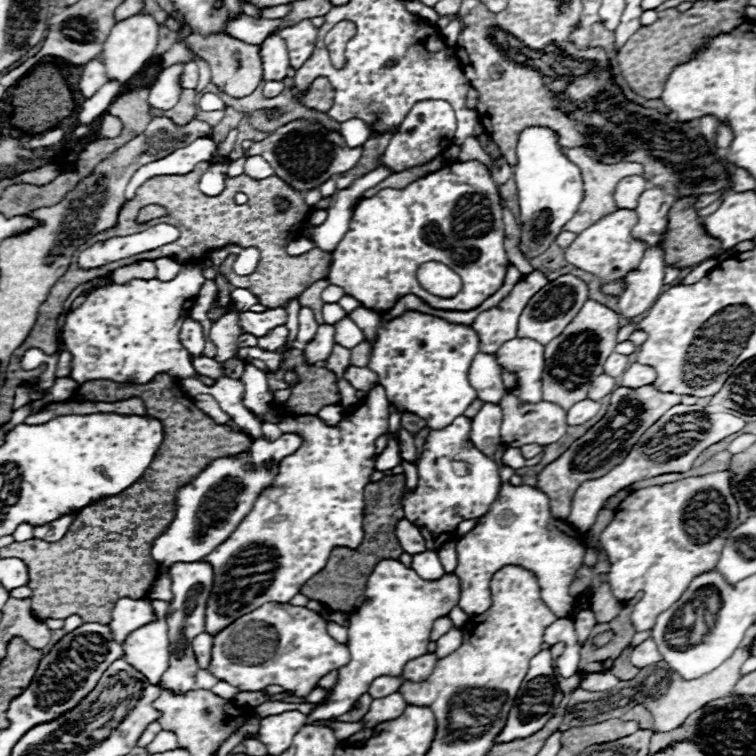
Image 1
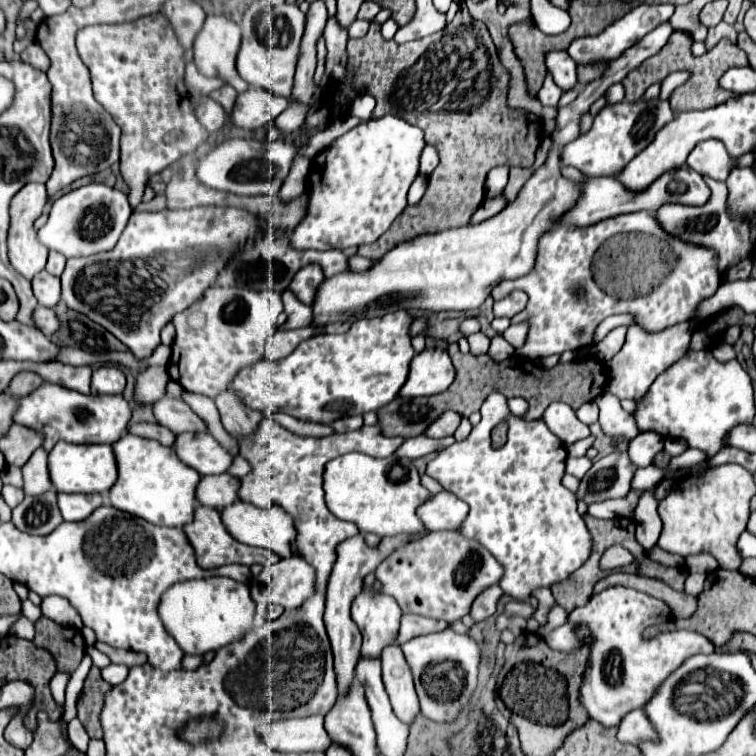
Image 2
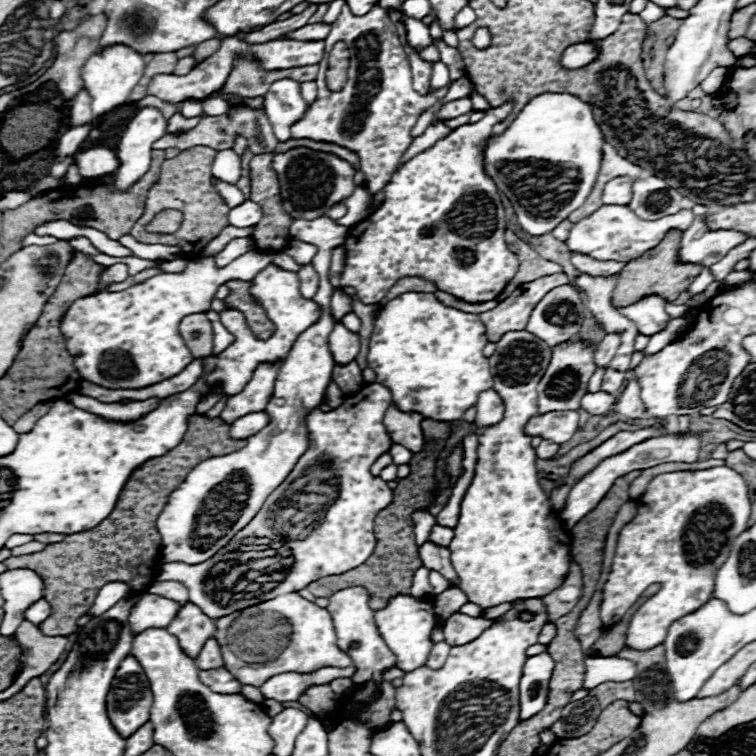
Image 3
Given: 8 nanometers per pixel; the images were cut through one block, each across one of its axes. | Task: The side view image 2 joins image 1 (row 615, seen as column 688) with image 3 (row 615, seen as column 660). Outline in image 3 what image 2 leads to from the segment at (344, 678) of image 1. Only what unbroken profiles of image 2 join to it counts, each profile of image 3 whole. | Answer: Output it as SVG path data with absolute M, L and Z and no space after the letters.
M398 594L398 596L390 598L384 608L374 612L378 634L384 638L386 646L390 646L392 654L398 658L396 668L400 668L404 672L416 670L418 666L422 666L434 646L430 640L430 634L436 626L436 614L432 610L426 610L422 604L430 604L430 602L422 602L410 594Z

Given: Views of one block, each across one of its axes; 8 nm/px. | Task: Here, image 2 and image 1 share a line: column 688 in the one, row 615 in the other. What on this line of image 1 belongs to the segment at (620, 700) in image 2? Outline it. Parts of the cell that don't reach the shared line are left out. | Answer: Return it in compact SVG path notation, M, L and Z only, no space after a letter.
M712 472L706 476L692 476L662 486L642 488L620 502L614 512L614 520L600 534L598 544L610 560L608 582L612 586L612 594L618 600L630 600L636 596L636 590L644 590L642 600L634 606L630 614L630 622L636 632L650 630L656 622L656 616L670 608L682 596L694 576L716 568L720 550L734 526L740 526L740 520L738 504L730 492L728 472Z

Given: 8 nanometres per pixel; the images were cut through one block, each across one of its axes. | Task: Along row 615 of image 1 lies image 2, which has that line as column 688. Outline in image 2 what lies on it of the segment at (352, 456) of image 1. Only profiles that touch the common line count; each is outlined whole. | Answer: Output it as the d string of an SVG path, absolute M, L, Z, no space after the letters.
M710 180L706 184L712 190L712 198L706 206L664 204L662 208L656 210L656 218L666 234L674 234L676 238L682 238L682 242L690 242L694 246L706 246L714 250L718 256L718 270L724 274L728 268L732 268L740 260L746 260L752 254L750 224L744 224L740 220L730 220L726 212L726 184L724 182Z

